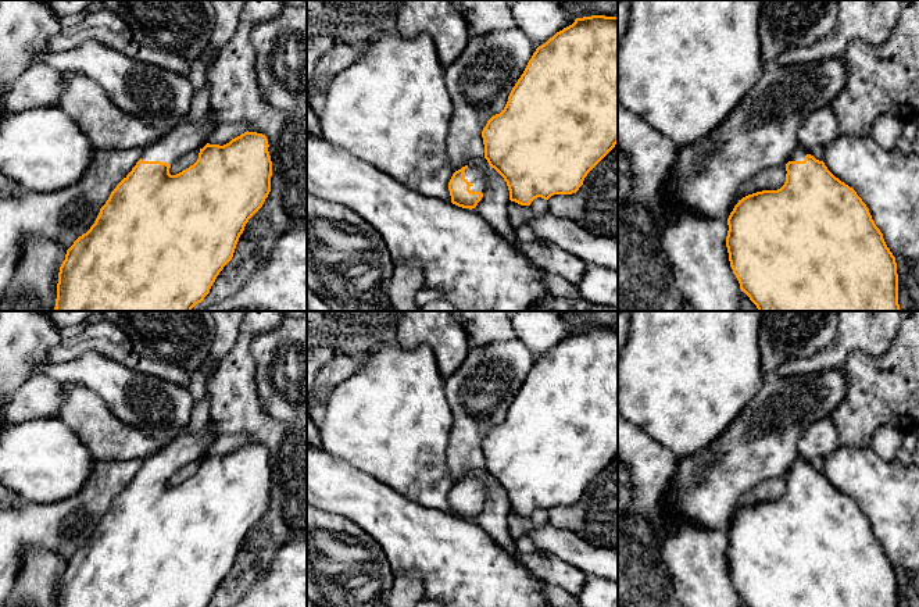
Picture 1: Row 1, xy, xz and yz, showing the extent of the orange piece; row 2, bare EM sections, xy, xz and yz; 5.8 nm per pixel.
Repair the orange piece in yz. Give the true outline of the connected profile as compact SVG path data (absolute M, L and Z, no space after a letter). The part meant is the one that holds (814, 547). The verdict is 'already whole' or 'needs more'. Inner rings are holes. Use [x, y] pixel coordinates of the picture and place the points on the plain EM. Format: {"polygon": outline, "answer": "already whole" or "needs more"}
{"polygon": "M801 457L794 460L786 482L780 500L743 508L727 529L726 558L741 603L747 607L898 607L895 568L857 503Z", "answer": "needs more"}

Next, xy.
{"polygon": "M212 424L196 433L185 431L174 438L158 453L143 460L142 469L136 474L132 482L117 496L111 503L106 515L90 538L90 540L79 547L67 561L58 583L57 607L207 607L224 578L232 571L240 546L244 542L248 531L262 518L271 503L272 472L268 463L268 450L262 444L244 443L232 450L229 454L210 456L208 451L218 436L212 432ZM192 461L199 461L197 472L189 479L176 486L169 485L171 476L182 467Z", "answer": "needs more"}

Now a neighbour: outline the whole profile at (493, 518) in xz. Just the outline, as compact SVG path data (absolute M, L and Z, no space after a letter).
M484 468L469 469L466 476L479 478L486 485L486 500L476 517L476 524L509 556L518 557L515 540L508 531L509 501L507 493Z

